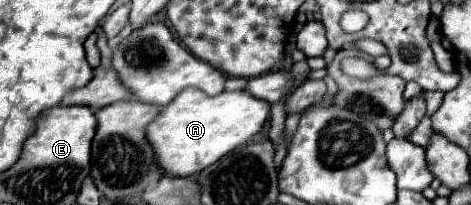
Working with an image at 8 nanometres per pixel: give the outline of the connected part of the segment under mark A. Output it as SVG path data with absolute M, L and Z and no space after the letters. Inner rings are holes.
M185 89L145 127L145 139L149 141L155 153L155 163L163 175L189 177L213 165L235 147L247 143L257 131L261 131L267 115L269 105L261 99L249 97L247 91L209 97L203 91Z

